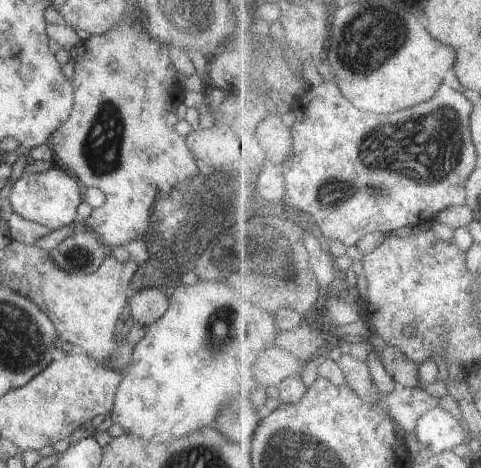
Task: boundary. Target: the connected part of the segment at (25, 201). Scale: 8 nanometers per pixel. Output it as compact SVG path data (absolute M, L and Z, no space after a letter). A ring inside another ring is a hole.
M50 168L41 173L22 174L14 182L13 189L8 192L7 198L12 205L14 214L54 231L63 226L70 226L79 219L76 209L83 202L84 193L76 178L68 171Z

